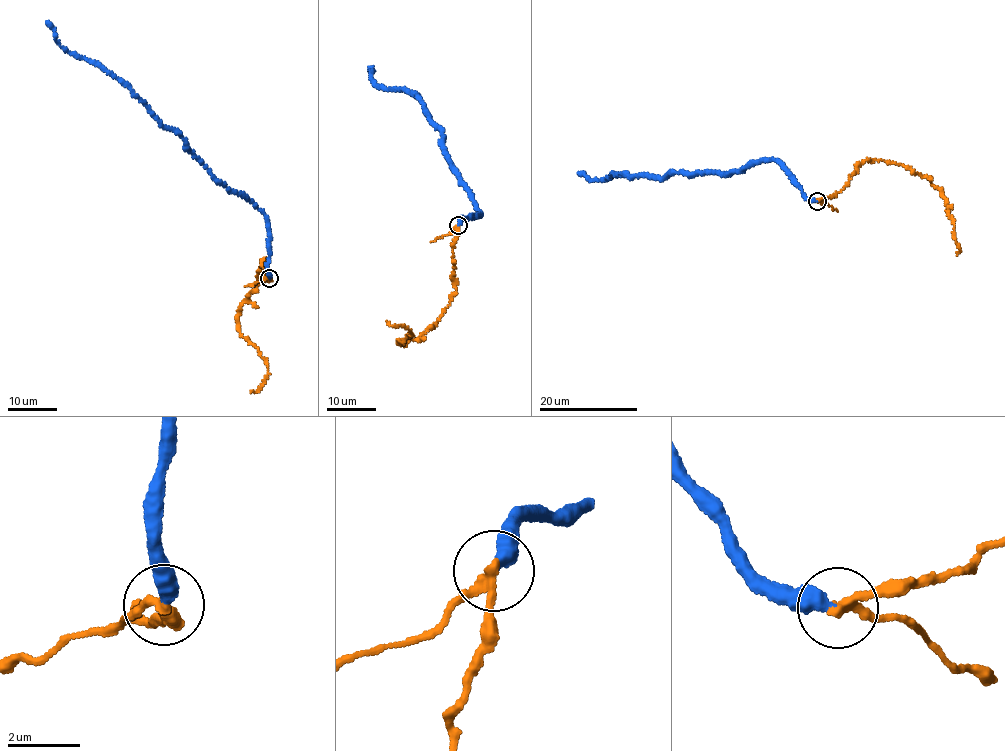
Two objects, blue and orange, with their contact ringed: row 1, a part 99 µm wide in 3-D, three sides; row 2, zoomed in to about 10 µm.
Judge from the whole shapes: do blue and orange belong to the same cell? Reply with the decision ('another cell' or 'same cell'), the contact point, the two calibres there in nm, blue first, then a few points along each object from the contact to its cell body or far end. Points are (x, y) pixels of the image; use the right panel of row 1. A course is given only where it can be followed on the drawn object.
another cell | (817, 201) | 400/240 nm | blue via (816, 201), (773, 160), (726, 174), (615, 174), (591, 179), (579, 172) | orange via (816, 201), (837, 194), (868, 160), (909, 167), (926, 176), (950, 208), (948, 213), (959, 248), (956, 255)

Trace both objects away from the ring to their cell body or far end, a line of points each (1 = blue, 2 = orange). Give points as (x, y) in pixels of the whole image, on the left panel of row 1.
1: (268, 278), (265, 215), (219, 181), (180, 134), (165, 127), (140, 98), (103, 68), (71, 52), (47, 21)
2: (268, 278), (265, 260), (237, 315), (239, 331), (268, 368), (267, 378), (250, 392)

